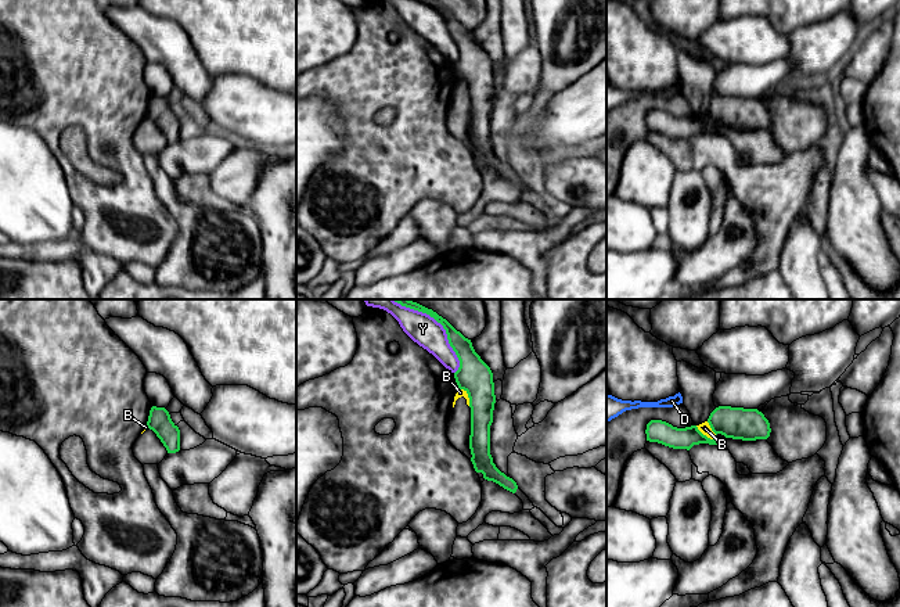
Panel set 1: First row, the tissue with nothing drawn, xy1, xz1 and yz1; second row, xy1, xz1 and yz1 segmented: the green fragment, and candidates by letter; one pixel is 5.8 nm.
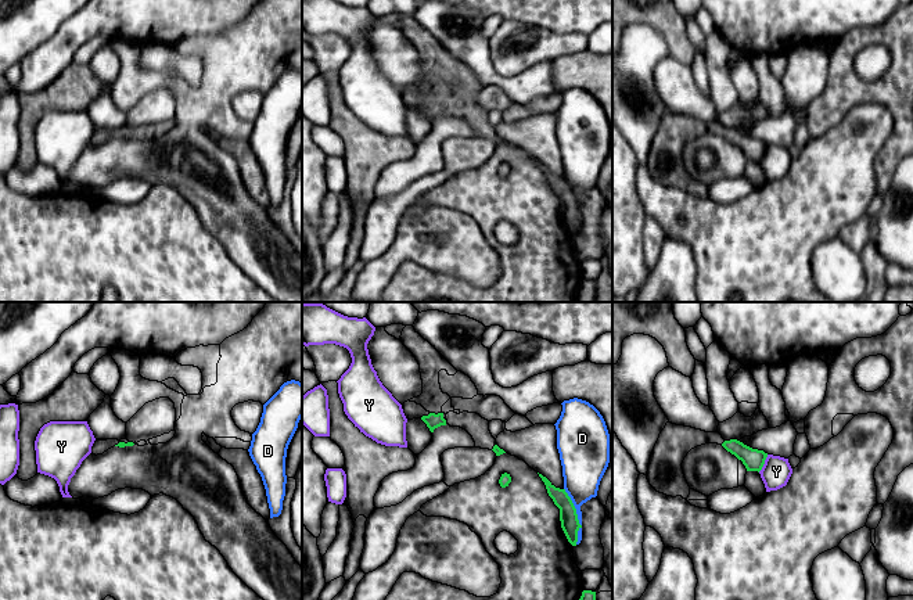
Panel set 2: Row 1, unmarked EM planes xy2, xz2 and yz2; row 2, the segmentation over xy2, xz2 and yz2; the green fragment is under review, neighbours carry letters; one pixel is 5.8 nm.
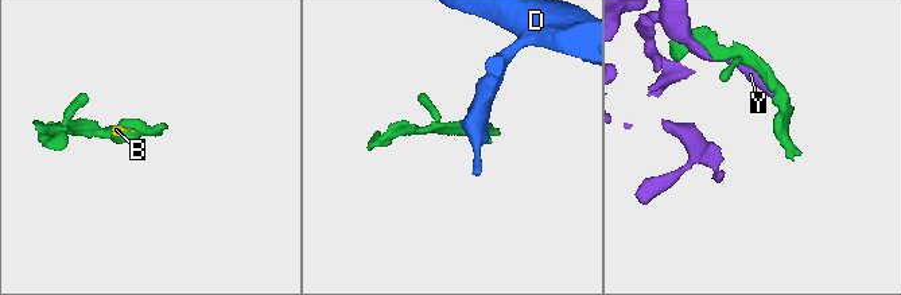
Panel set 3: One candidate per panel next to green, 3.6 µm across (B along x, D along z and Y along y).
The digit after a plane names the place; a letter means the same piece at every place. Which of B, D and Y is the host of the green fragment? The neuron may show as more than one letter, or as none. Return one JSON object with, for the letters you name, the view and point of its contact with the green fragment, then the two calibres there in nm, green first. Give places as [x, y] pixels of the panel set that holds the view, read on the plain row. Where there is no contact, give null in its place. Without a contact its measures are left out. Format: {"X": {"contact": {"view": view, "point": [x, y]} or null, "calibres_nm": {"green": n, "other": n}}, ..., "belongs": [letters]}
{"belongs": []}

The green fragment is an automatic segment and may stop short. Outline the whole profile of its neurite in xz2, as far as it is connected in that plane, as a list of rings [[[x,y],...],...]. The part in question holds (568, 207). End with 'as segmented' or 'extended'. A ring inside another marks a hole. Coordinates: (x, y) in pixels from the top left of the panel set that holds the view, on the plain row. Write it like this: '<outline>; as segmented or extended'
[[[539,164],[546,175],[549,186],[553,188],[554,194],[560,198],[561,218],[572,236],[576,236],[578,220],[582,218],[578,209],[576,198],[565,182],[565,179],[556,177],[546,166]]]; as segmented

